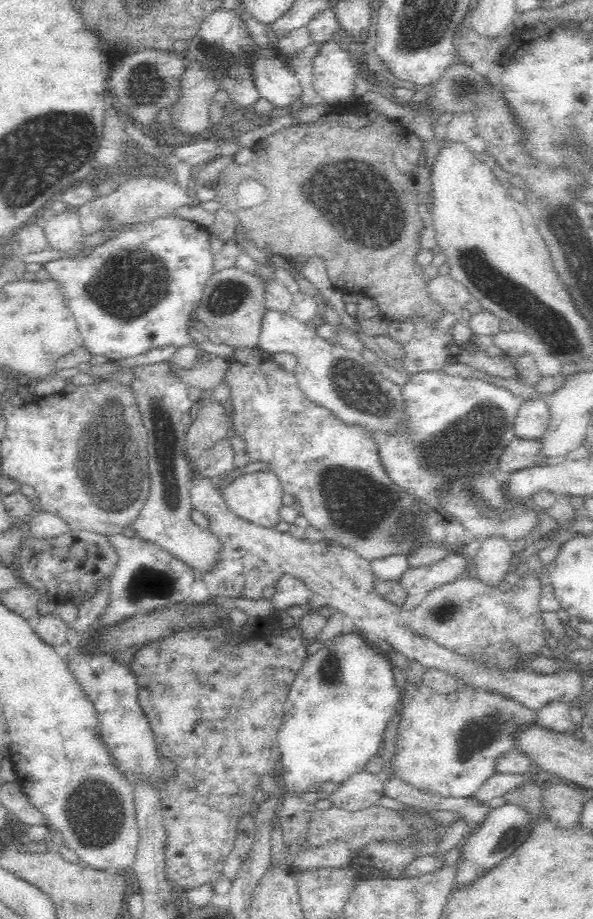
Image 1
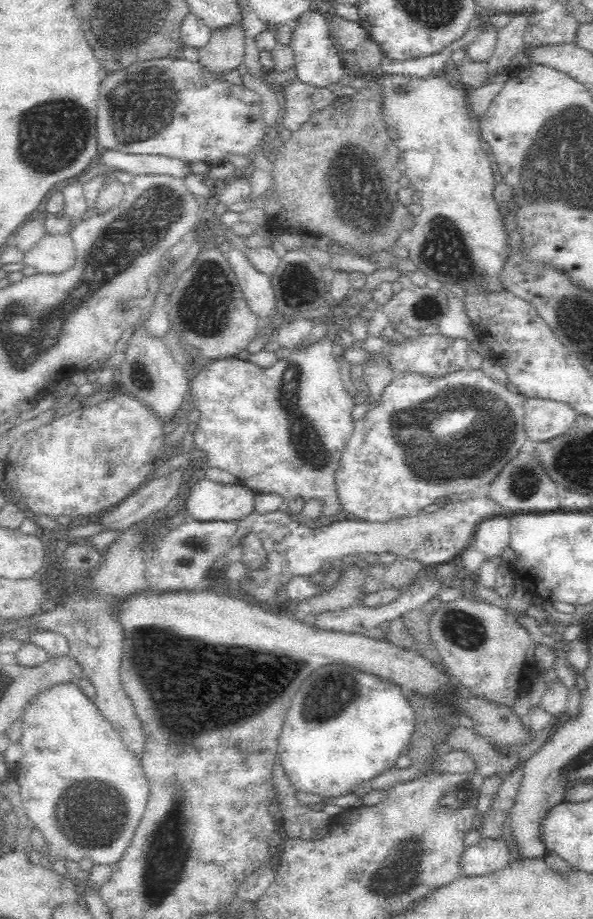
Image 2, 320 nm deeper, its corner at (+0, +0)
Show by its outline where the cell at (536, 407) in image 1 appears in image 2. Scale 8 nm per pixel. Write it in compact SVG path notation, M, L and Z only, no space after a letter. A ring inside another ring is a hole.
M526 397L523 423L527 438L547 441L566 434L574 424L577 412L569 405L548 398Z

